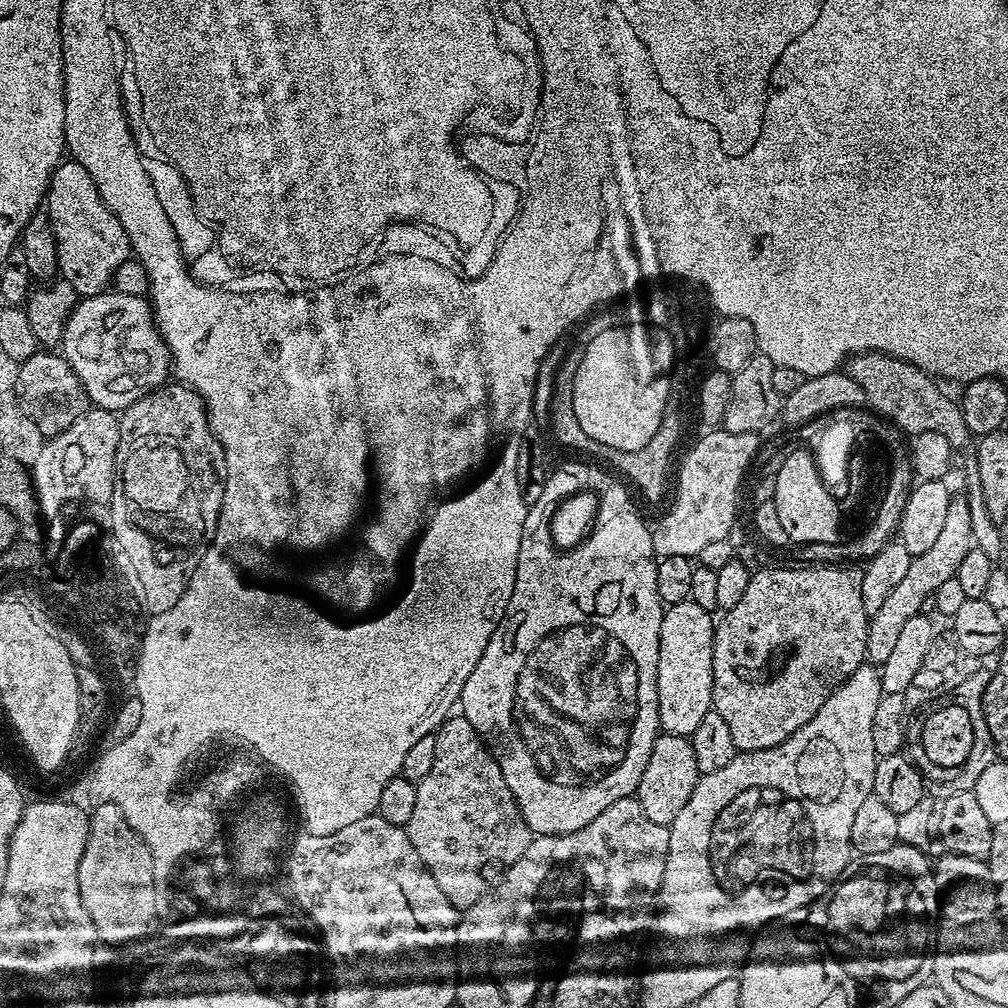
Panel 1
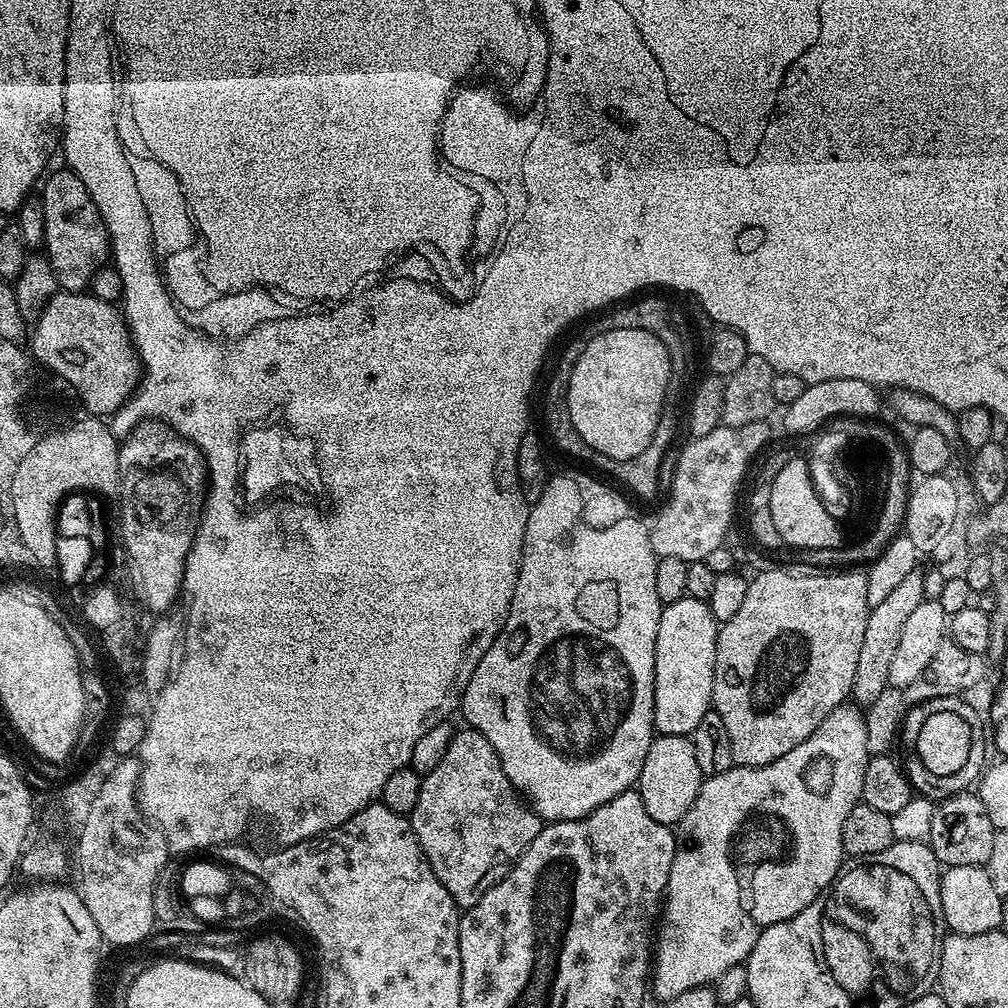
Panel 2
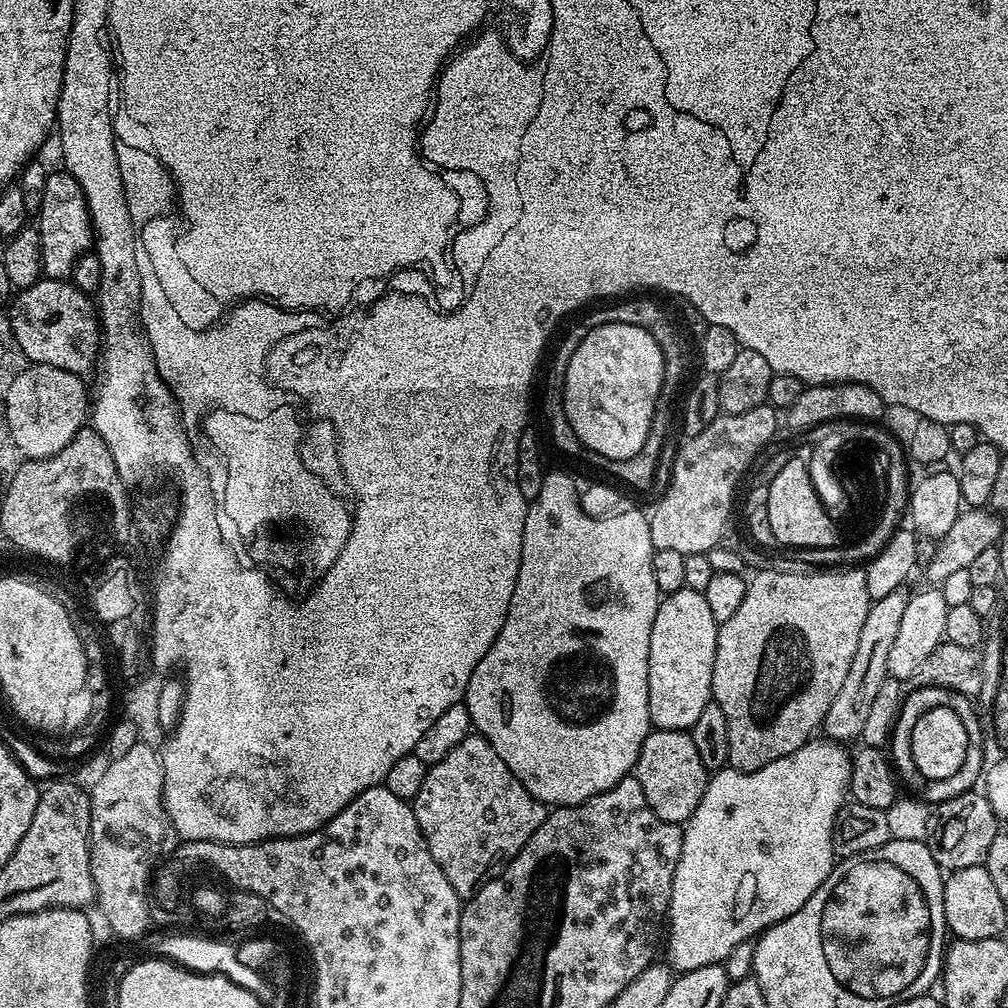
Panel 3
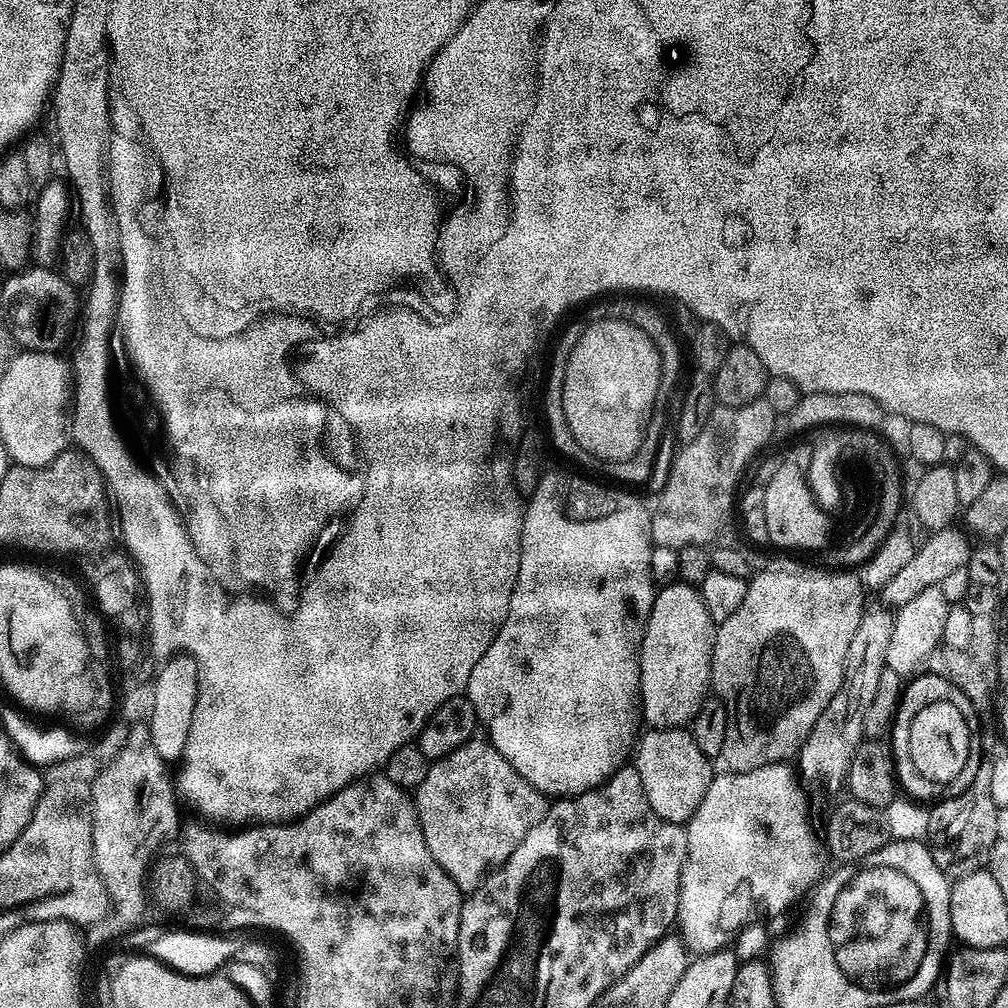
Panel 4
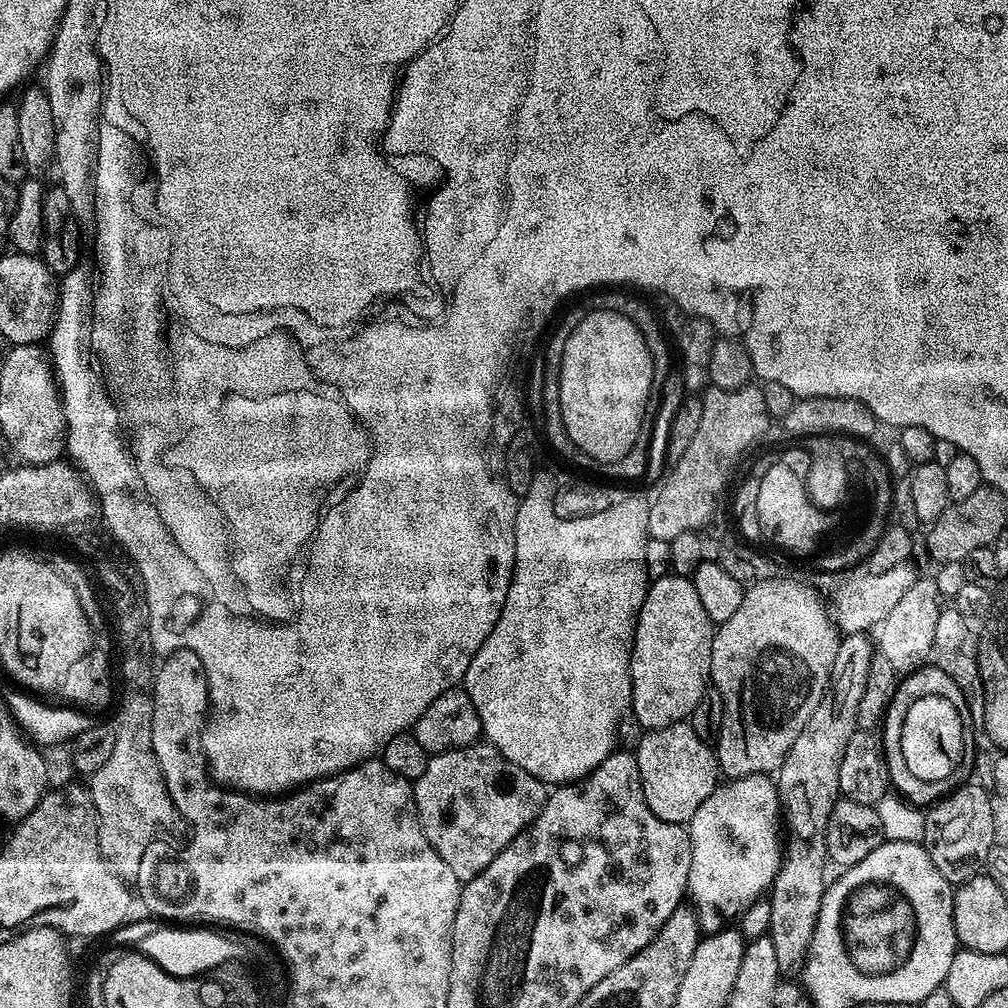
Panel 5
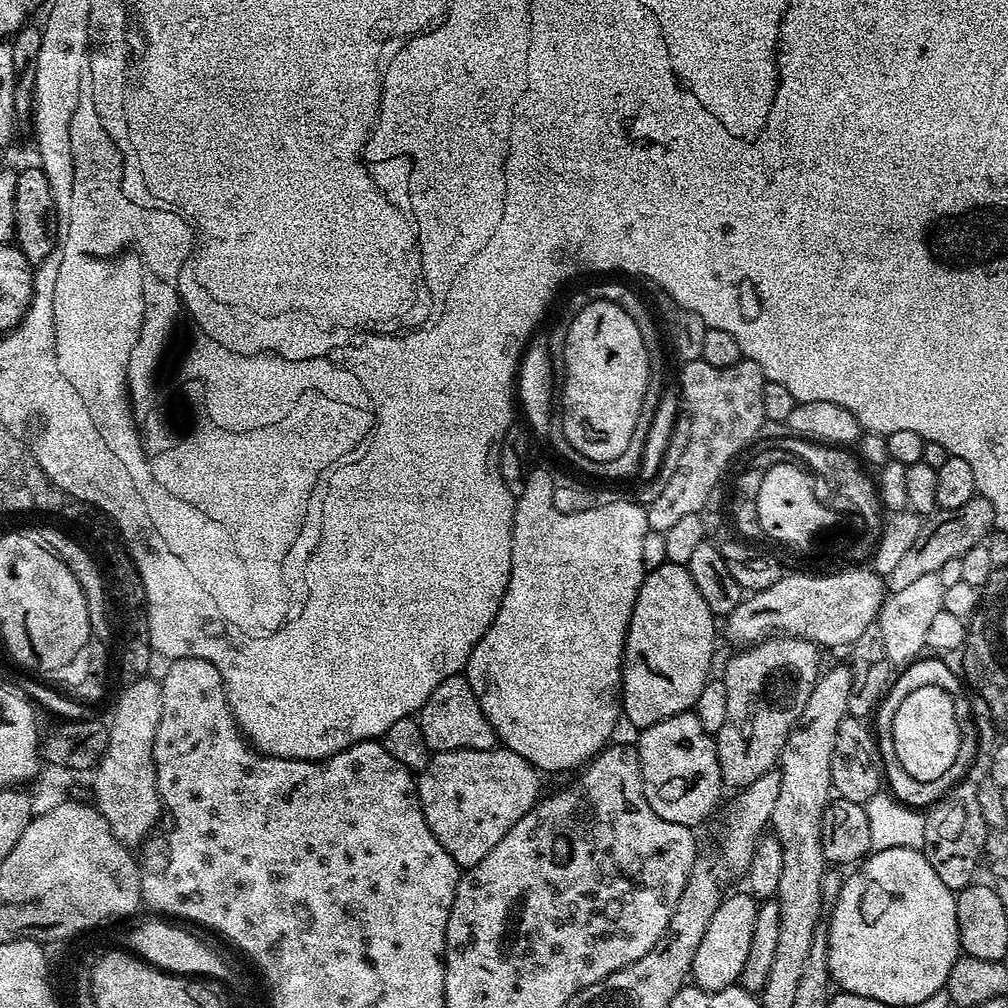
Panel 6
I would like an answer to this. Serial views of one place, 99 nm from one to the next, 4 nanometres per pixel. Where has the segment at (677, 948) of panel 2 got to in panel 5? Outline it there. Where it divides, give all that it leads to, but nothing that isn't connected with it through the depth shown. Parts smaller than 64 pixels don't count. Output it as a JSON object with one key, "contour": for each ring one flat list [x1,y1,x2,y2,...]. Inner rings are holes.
{"contour":[[767,775,747,776,721,783,712,791,710,798,694,810,694,818,686,825,692,843,688,892,691,901,692,898,694,900,692,902,705,933,719,932,726,924,724,916,739,918,755,900,771,889,782,855,782,836,778,831,780,819,780,796,775,783]]}

